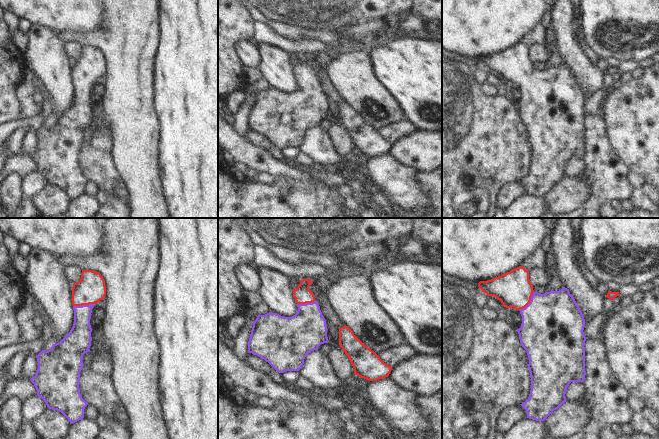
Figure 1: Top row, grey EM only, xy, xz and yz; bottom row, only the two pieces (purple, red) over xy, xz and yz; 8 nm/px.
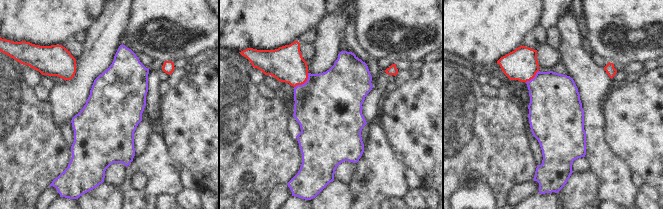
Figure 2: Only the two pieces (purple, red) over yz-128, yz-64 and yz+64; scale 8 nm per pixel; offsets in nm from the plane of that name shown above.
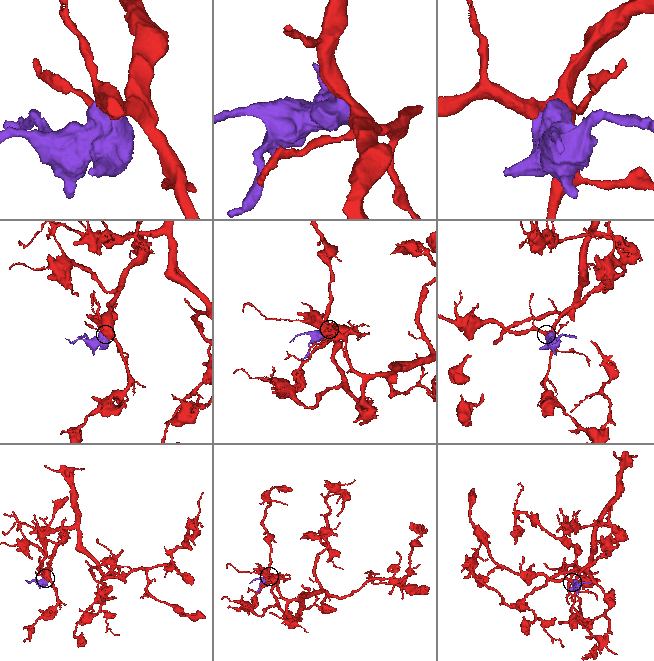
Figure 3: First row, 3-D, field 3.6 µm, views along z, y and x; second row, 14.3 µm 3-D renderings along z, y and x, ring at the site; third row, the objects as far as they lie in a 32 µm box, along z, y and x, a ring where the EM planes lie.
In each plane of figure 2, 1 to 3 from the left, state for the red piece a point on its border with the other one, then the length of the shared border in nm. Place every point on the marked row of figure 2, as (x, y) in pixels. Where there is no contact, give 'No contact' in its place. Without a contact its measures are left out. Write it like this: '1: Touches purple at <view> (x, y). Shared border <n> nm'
1: No contact
2: Touches purple at yz-64 (304, 83). Shared border 170 nm
3: Touches purple at yz+64 (533, 78). Shared border 150 nm.

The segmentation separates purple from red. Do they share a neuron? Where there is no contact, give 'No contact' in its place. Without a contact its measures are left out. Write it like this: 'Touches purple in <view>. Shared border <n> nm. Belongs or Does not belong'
Touches purple in yz. Shared border 190 nm. Belongs.

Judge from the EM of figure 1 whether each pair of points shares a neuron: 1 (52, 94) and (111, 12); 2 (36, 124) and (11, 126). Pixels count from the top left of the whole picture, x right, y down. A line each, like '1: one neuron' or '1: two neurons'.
1: two neurons
2: one neuron

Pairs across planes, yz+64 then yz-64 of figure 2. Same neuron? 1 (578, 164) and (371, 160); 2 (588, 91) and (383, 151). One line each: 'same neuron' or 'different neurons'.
1: different neurons
2: same neuron

